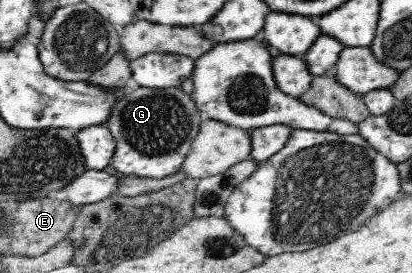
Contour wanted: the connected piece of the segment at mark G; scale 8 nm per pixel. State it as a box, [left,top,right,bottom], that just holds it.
[107,86,203,178]

